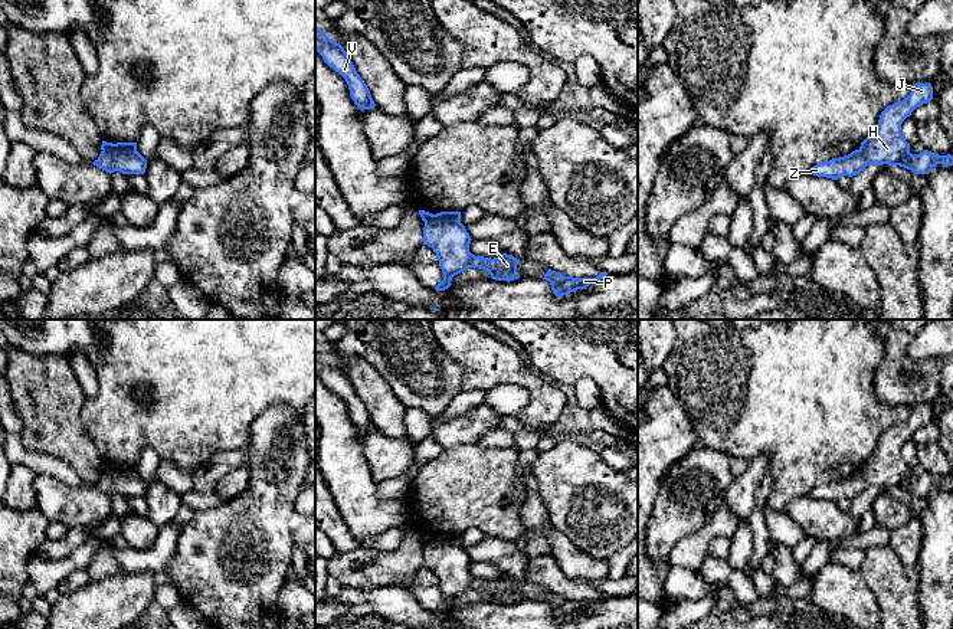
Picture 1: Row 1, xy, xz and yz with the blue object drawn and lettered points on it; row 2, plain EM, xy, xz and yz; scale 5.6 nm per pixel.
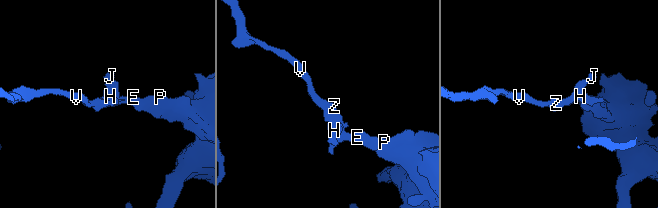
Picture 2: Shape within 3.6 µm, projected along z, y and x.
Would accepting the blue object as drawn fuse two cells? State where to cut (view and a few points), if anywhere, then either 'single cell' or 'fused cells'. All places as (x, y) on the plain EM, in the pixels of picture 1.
xz (459, 543), (425, 544) | fused cells

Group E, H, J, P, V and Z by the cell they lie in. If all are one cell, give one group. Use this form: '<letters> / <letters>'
E H J P / V Z

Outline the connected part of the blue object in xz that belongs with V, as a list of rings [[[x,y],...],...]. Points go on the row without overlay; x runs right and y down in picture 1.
[[[315,350],[315,371],[330,390],[345,402],[350,419],[358,432],[371,432],[376,429],[367,407],[357,396],[344,370],[331,363],[320,350]]]

